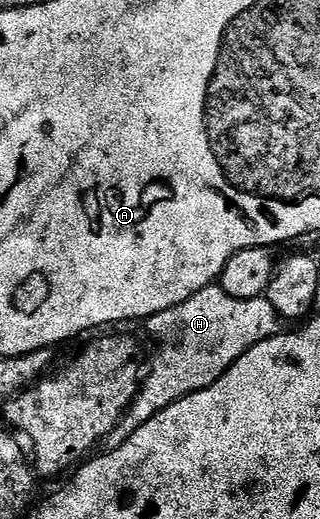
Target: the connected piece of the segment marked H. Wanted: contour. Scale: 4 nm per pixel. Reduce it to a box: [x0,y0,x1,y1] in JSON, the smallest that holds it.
[105,284,280,448]

